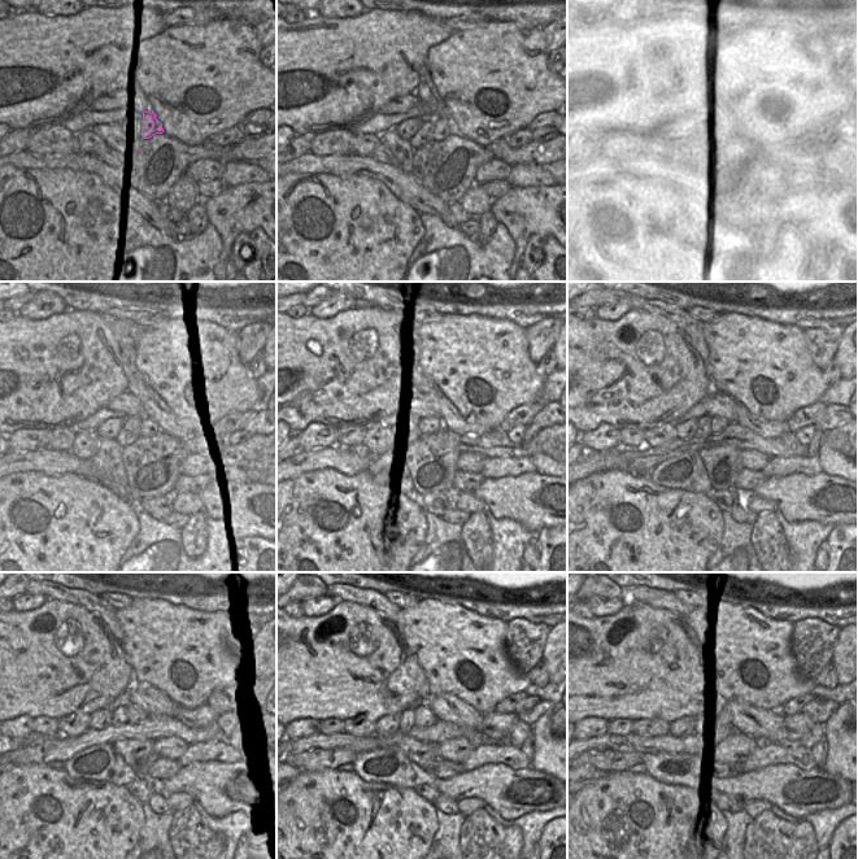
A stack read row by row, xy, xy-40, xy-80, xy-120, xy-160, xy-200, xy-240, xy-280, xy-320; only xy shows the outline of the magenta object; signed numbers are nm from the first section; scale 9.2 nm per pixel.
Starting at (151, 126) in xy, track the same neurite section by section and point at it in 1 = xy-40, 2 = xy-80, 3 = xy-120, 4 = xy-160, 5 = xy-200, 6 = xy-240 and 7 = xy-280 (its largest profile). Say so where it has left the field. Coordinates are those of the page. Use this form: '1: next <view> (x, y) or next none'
1: next xy-40 (441, 126)
2: next xy-80 (730, 133)
3: next xy-120 (149, 427)
4: next xy-160 (430, 426)
5: next xy-200 (718, 424)
6: next xy-240 (134, 715)
7: next xy-280 (425, 716)

